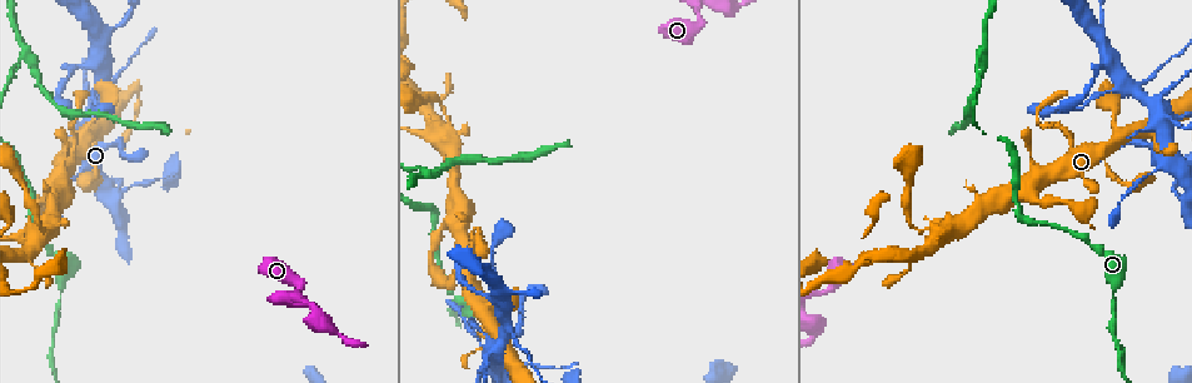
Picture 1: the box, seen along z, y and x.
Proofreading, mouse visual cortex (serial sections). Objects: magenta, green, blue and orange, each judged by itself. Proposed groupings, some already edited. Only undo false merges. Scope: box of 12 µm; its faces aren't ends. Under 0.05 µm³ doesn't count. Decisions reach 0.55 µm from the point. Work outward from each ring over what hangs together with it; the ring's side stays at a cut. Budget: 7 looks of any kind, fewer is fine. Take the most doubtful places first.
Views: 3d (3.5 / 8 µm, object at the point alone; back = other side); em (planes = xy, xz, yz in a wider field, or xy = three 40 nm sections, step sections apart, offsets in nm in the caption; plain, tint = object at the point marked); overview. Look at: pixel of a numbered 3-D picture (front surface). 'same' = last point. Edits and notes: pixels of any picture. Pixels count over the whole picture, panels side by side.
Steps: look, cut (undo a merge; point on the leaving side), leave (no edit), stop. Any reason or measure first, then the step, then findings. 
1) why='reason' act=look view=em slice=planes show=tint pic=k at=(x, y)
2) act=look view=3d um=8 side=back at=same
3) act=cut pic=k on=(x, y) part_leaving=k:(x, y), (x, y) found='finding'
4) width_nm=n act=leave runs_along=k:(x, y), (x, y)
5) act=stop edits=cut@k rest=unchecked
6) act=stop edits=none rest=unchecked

why='looks like a crossing' act=look view=3d um=3.5 pic=1 at=(506, 327)

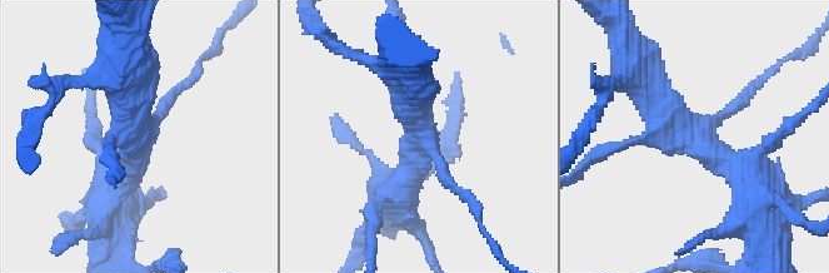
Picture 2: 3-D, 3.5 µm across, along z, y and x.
act=look view=em slice=planes show=tint pic=2 at=(700, 142)

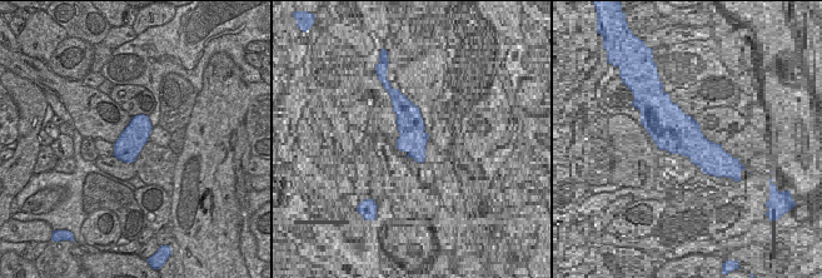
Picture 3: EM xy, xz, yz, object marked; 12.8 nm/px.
arm_widths_nm=150,200,400,450 act=leave runs_along=2:(755, 187), (682, 129), (644, 79) found='all the same cell'

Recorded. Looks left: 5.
act=look view=3d um=8 pic=1 at=(826, 291)

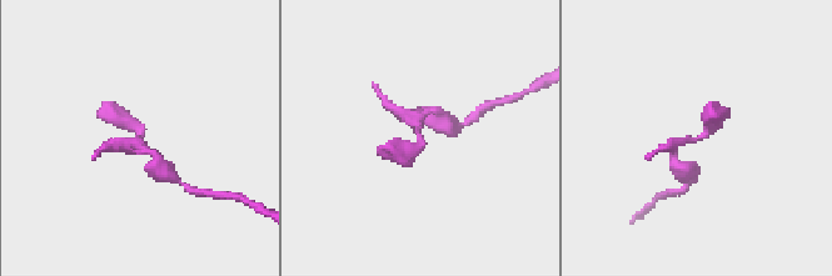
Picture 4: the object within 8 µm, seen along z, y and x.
why='zoom in' act=look view=3d um=3.5 side=back pic=4 at=(702, 135)

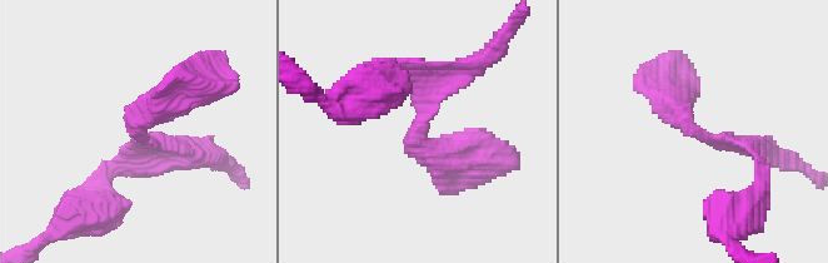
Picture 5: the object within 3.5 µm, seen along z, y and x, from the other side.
act=leave runs_along=5:(668, 90), (684, 125), (762, 163) found='all the same cell'

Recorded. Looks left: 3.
why='thick turns thin' act=look view=3d um=8 pic=1 at=(1106, 165)

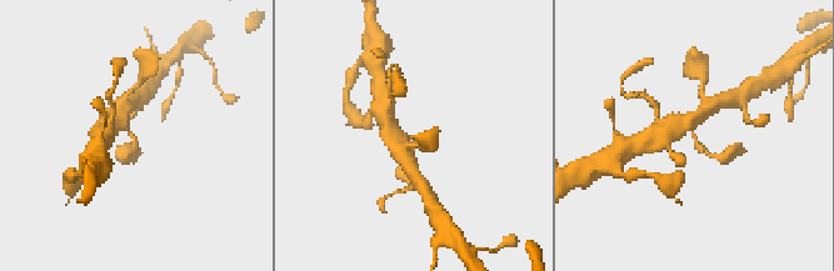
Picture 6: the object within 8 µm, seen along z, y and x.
arm_widths_nm=150,500 act=look view=em slice=xy step=5 show=tint pic=6 at=(411, 135)

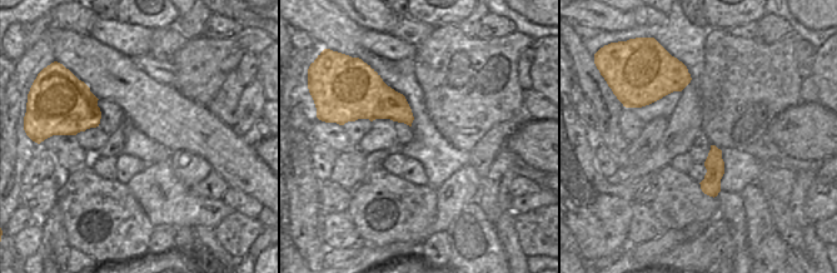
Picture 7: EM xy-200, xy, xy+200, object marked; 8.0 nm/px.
act=leave runs_along=6:(679, 128), (692, 123), (697, 144), (714, 156) found='all the same cell'

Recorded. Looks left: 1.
act=stop edits=none rest=unchecked

